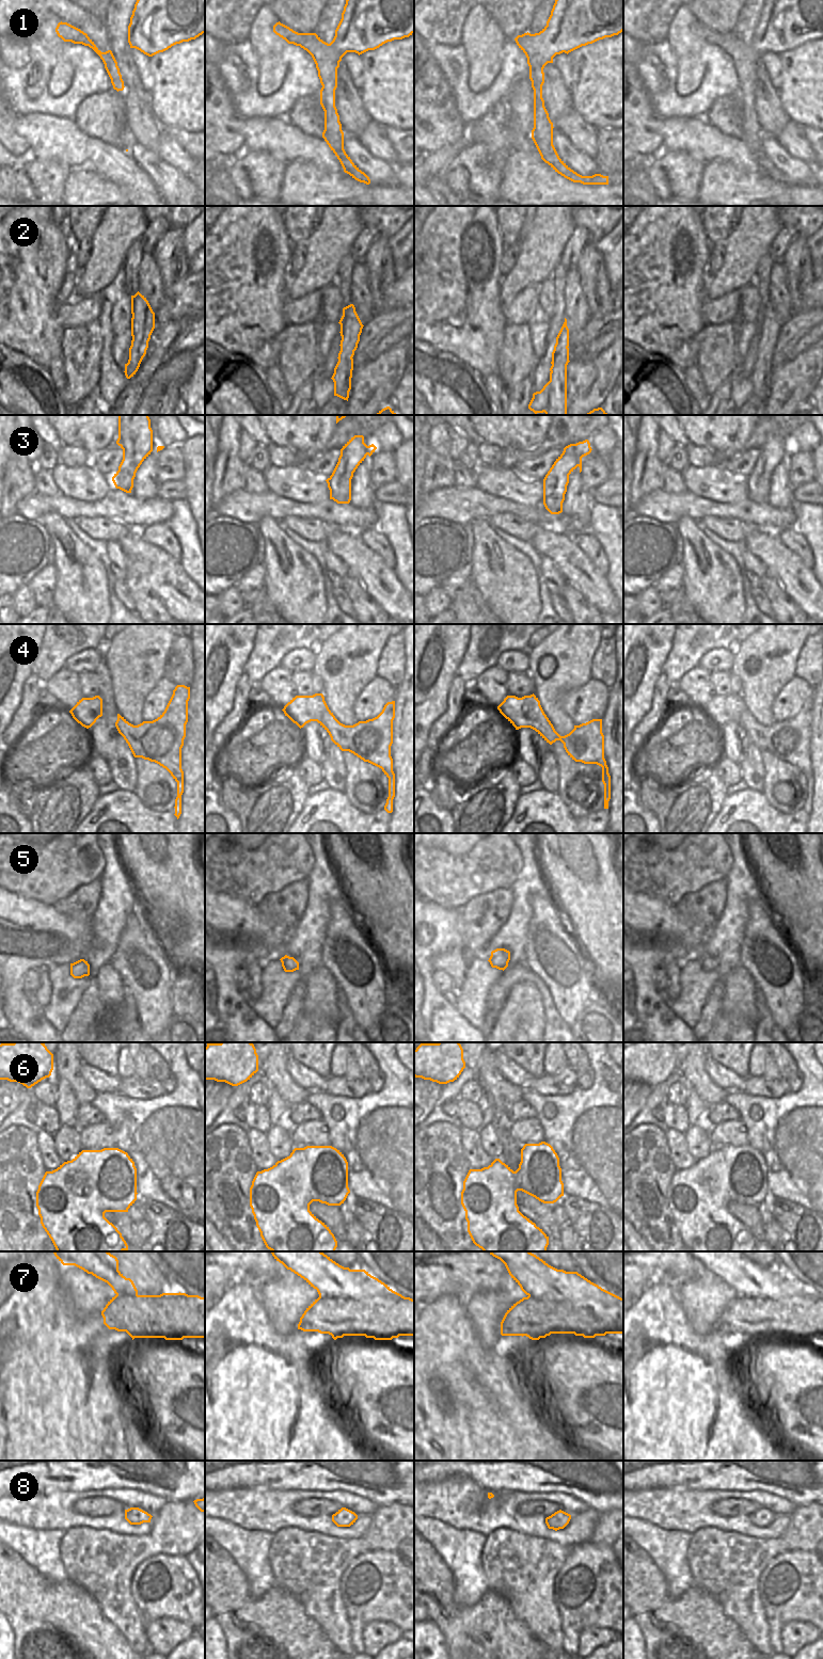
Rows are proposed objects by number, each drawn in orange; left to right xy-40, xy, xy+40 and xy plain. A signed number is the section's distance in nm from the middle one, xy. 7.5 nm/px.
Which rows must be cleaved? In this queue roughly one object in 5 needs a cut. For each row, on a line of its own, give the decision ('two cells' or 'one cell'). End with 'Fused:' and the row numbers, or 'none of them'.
1: one cell
2: one cell
3: one cell
4: one cell
5: one cell
6: one cell
7: two cells
8: one cell
Fused: 7

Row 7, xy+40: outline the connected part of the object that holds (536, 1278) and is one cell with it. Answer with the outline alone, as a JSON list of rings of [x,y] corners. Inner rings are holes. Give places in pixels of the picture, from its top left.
[[[531,1251],[488,1253],[505,1264],[511,1278],[526,1295],[549,1302],[553,1302],[561,1295],[568,1298],[573,1297],[579,1305],[587,1308],[600,1319],[598,1322],[600,1325],[613,1323],[623,1326],[623,1298],[602,1289],[577,1272],[557,1270]]]

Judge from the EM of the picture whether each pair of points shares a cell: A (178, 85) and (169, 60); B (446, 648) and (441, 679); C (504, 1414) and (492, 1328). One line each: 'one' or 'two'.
A: one
B: one
C: two

